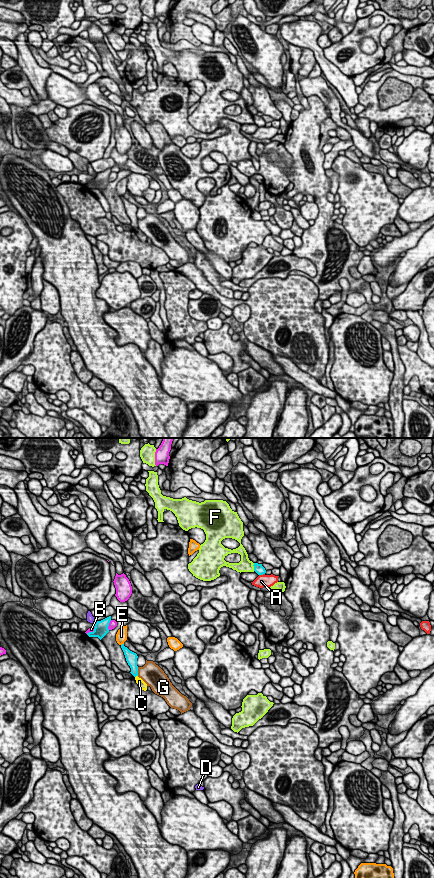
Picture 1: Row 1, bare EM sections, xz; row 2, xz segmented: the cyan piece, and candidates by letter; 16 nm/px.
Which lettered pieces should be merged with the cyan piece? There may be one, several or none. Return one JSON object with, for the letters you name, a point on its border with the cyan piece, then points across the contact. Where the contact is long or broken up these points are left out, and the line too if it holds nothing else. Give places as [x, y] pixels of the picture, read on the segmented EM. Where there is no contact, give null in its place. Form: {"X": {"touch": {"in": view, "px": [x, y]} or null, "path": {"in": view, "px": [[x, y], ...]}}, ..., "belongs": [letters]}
{"belongs": []}

